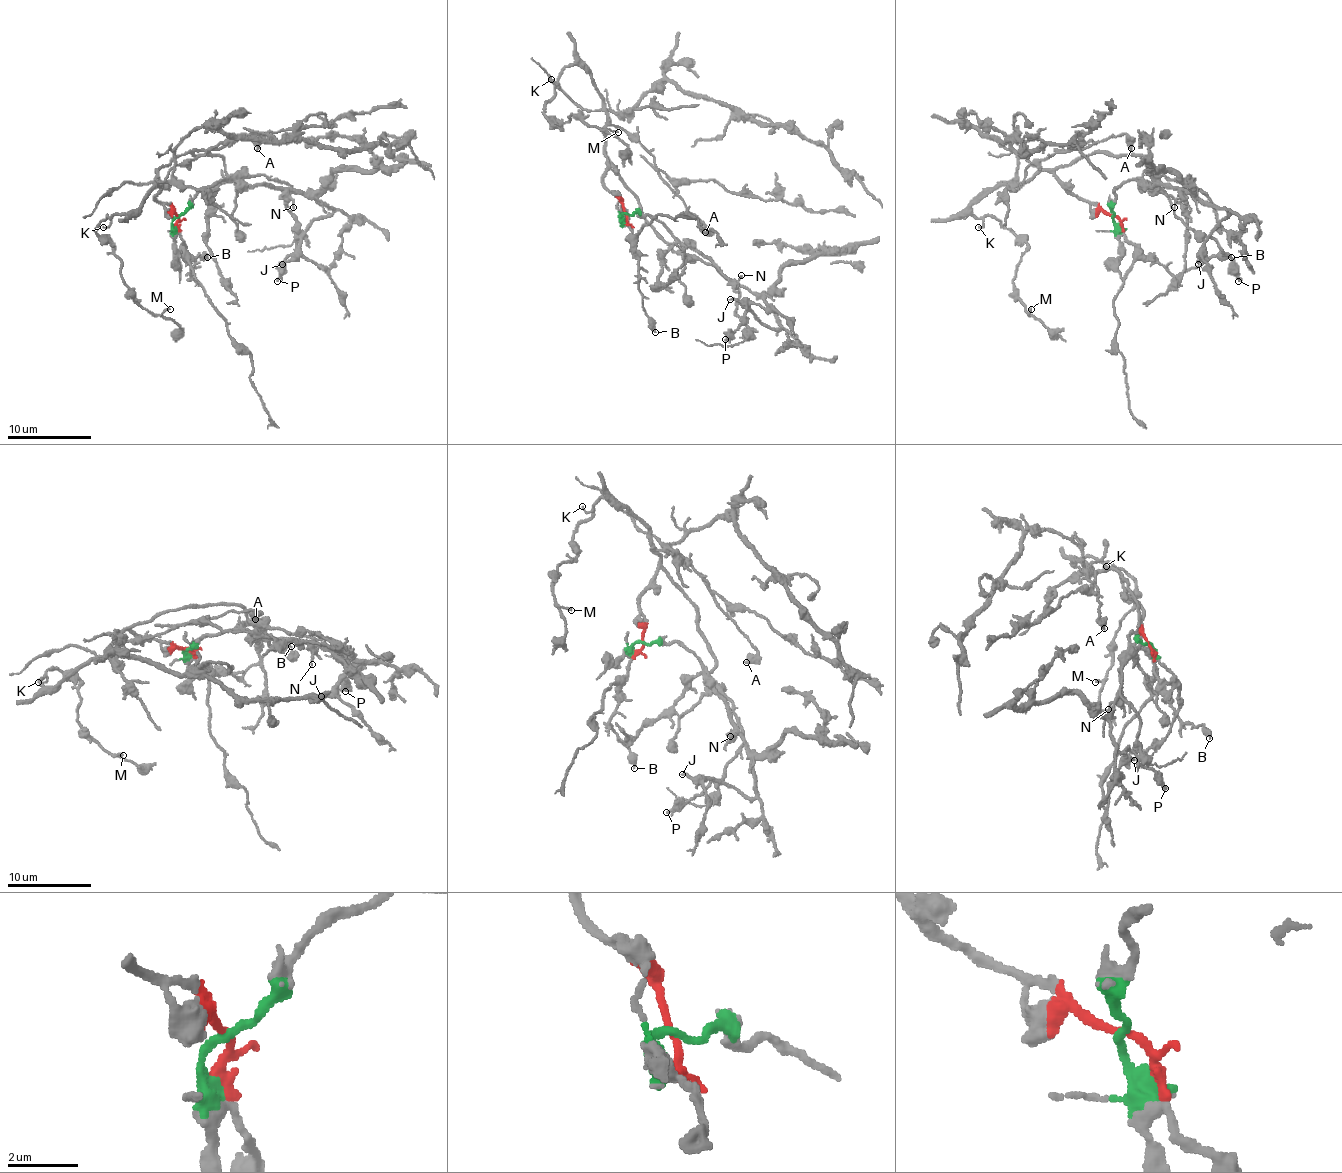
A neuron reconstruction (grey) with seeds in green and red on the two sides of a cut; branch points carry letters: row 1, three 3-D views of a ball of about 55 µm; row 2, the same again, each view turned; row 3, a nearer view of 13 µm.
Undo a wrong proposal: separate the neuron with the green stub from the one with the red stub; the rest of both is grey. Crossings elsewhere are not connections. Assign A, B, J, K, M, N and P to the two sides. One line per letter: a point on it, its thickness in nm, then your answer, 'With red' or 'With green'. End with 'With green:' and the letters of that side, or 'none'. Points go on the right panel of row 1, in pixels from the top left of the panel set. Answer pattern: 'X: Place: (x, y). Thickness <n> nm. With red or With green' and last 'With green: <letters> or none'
A: Place: (1131, 148). Thickness 460 nm. With red
B: Place: (1231, 257). Thickness 360 nm. With red
J: Place: (1198, 264). Thickness 200 nm. With green
K: Place: (978, 227). Thickness 140 nm. With red
M: Place: (1031, 309). Thickness 170 nm. With red
N: Place: (1174, 207). Thickness 150 nm. With green
P: Place: (1238, 281). Thickness 260 nm. With green
With green: J, N, P

